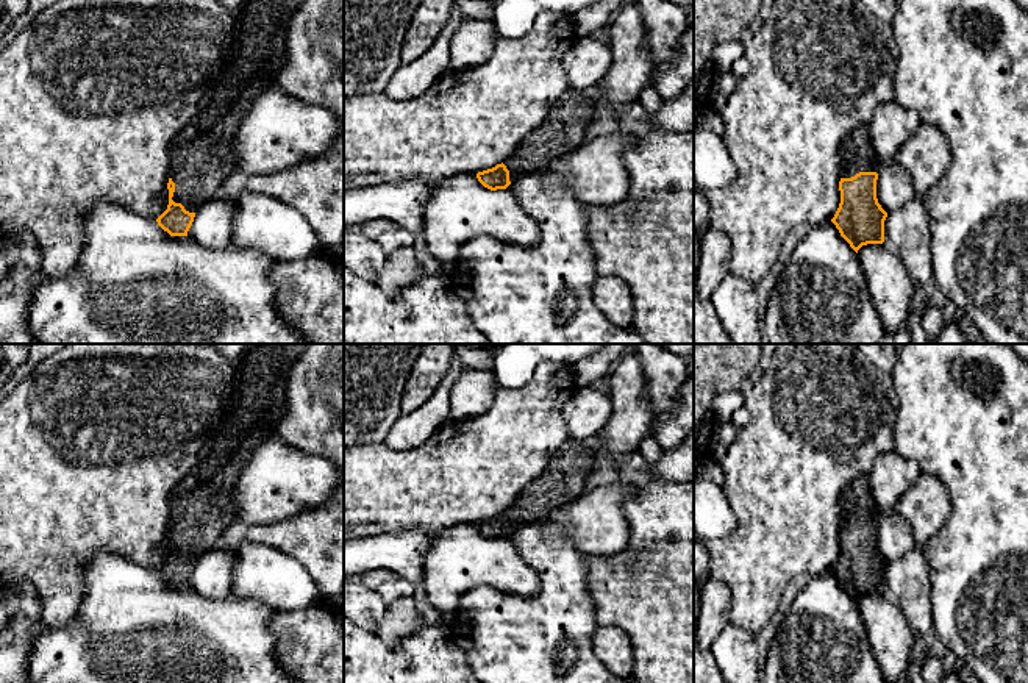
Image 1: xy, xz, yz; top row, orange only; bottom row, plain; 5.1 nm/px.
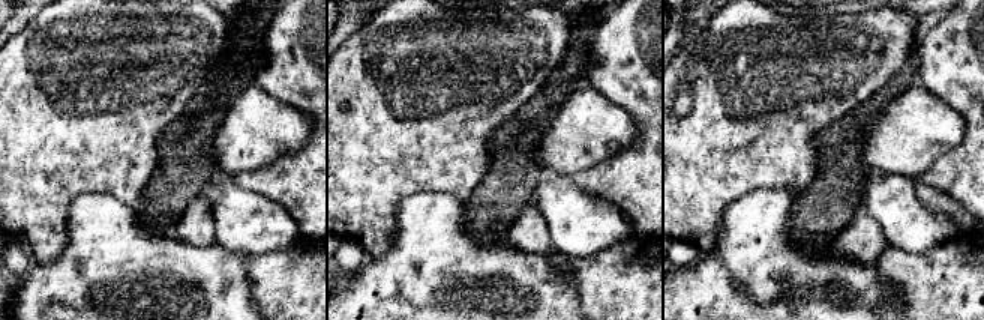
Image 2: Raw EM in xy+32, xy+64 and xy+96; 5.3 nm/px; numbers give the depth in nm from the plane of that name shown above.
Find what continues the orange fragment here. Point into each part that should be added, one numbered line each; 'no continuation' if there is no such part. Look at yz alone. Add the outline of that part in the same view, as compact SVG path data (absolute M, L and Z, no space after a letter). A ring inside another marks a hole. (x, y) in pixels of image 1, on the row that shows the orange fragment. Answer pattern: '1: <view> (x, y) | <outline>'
1: yz (858, 153) | M859 125L845 136L842 147L841 178L851 178L859 172L876 172L883 163L870 142L869 125Z

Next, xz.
1: xz (564, 130) | M583 91L564 92L545 122L503 161L509 170L509 181L514 183L533 172L545 170L564 155L581 147L594 117L594 103Z

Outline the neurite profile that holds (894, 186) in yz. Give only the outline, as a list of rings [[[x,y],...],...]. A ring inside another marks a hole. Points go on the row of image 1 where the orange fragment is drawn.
[[[883,161],[876,173],[876,198],[887,214],[911,200],[914,181],[901,163]]]

